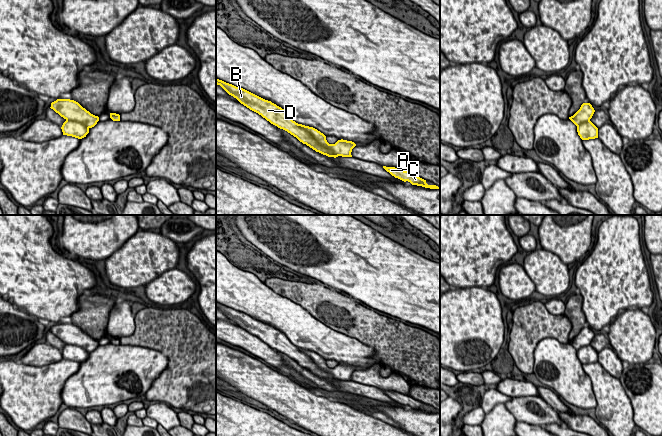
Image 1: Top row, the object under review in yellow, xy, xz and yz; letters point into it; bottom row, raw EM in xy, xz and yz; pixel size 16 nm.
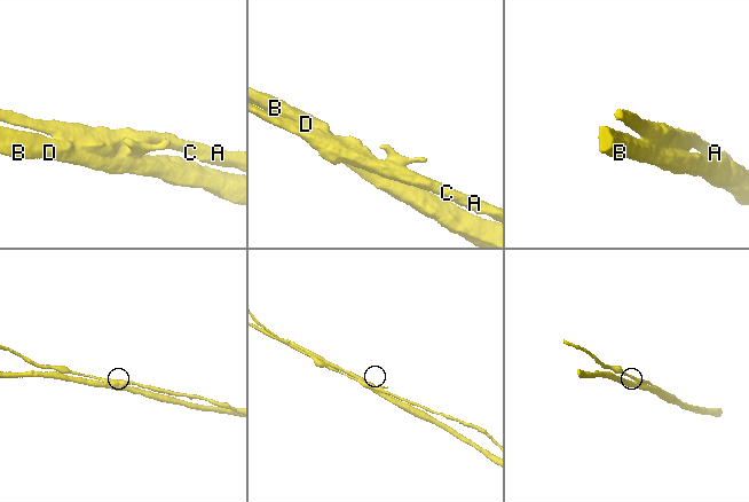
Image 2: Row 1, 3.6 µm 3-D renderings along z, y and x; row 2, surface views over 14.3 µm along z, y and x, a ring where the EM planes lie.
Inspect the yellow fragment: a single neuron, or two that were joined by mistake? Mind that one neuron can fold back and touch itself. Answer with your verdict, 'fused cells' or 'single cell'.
fused cells

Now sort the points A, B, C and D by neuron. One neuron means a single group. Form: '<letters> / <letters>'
A C / B D

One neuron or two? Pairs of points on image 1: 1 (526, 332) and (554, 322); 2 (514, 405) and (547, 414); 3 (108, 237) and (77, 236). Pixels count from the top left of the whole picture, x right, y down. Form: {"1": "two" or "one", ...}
{"1": "one", "2": "one", "3": "one"}

